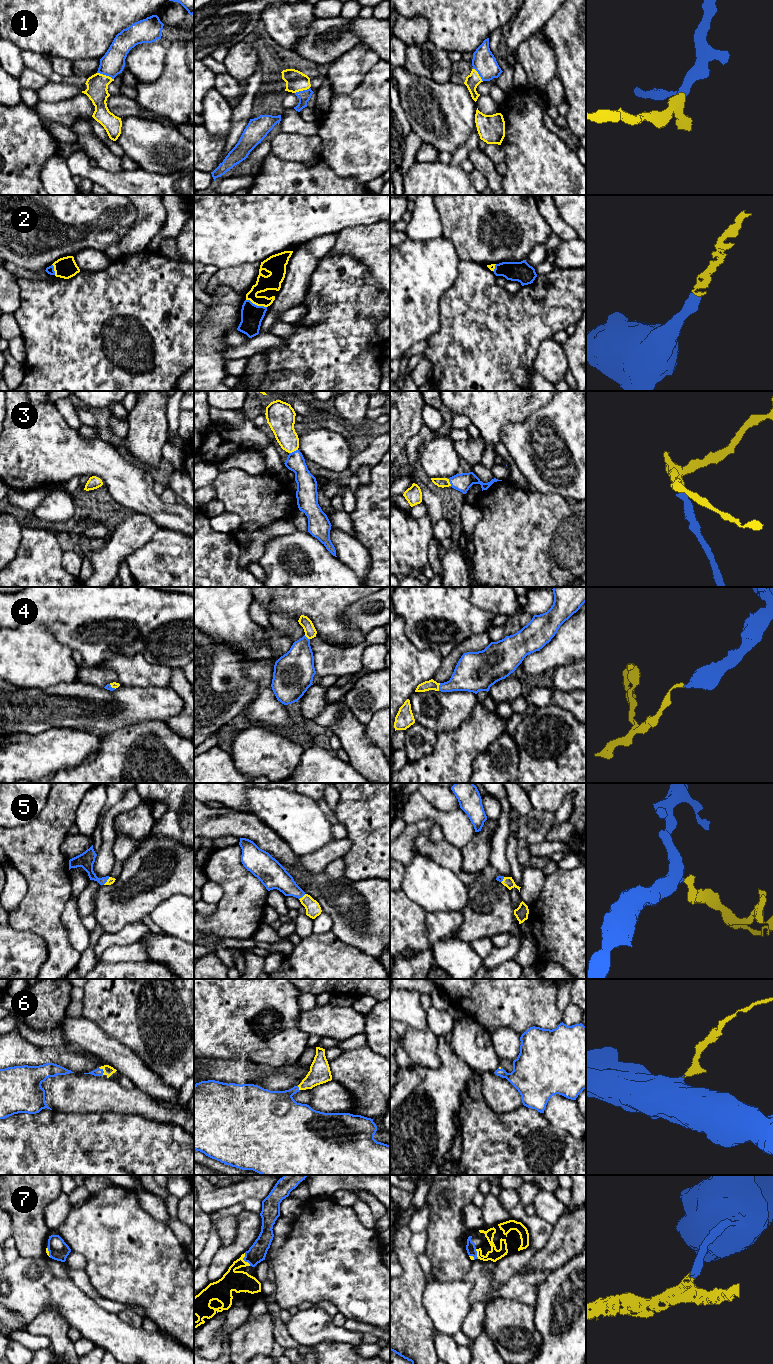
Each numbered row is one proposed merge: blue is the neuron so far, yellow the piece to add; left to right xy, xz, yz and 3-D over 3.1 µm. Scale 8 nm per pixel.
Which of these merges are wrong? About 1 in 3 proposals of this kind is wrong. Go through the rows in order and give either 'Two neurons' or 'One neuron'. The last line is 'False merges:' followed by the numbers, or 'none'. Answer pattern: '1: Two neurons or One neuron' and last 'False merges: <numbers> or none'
1: One neuron
2: One neuron
3: One neuron
4: One neuron
5: One neuron
6: One neuron
7: One neuron
False merges: none

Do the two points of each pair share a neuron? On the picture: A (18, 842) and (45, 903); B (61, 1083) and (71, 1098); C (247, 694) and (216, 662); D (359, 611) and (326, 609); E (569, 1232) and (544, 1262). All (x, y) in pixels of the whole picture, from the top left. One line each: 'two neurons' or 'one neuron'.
A: one neuron
B: one neuron
C: one neuron
D: two neurons
E: one neuron

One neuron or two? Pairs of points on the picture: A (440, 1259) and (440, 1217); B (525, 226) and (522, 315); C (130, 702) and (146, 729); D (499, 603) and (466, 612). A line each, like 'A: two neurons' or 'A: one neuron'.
A: one neuron
B: two neurons
C: two neurons
D: two neurons

